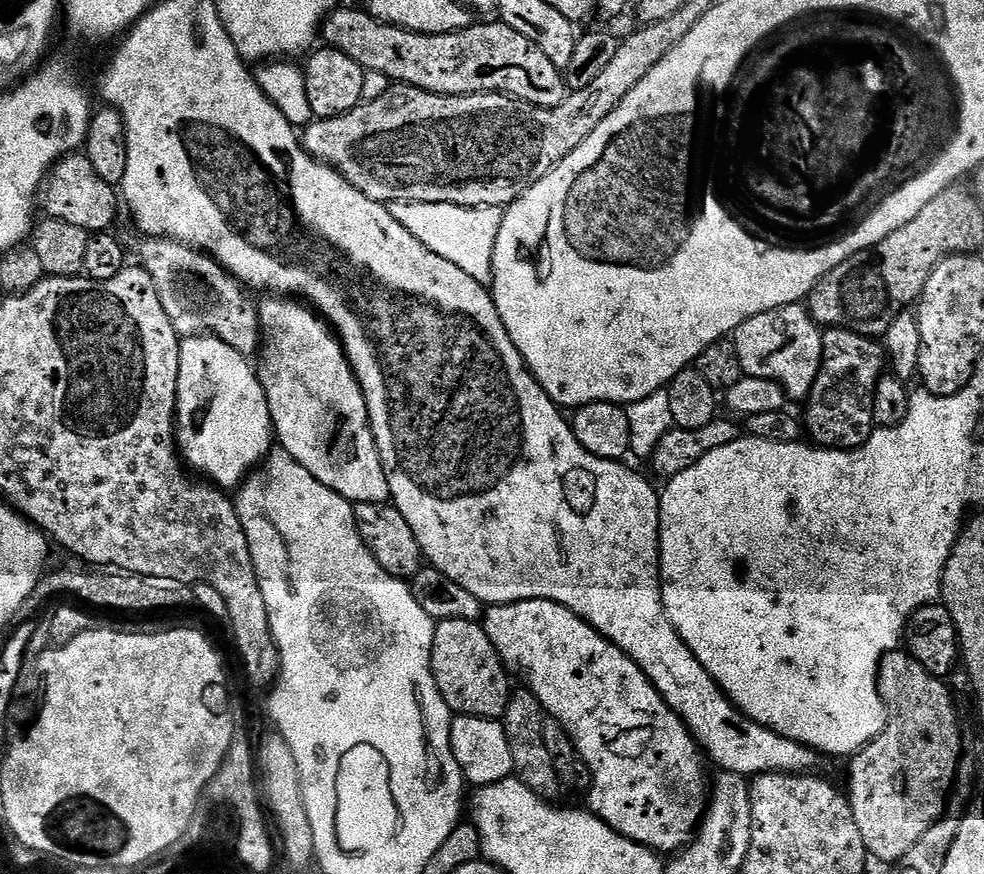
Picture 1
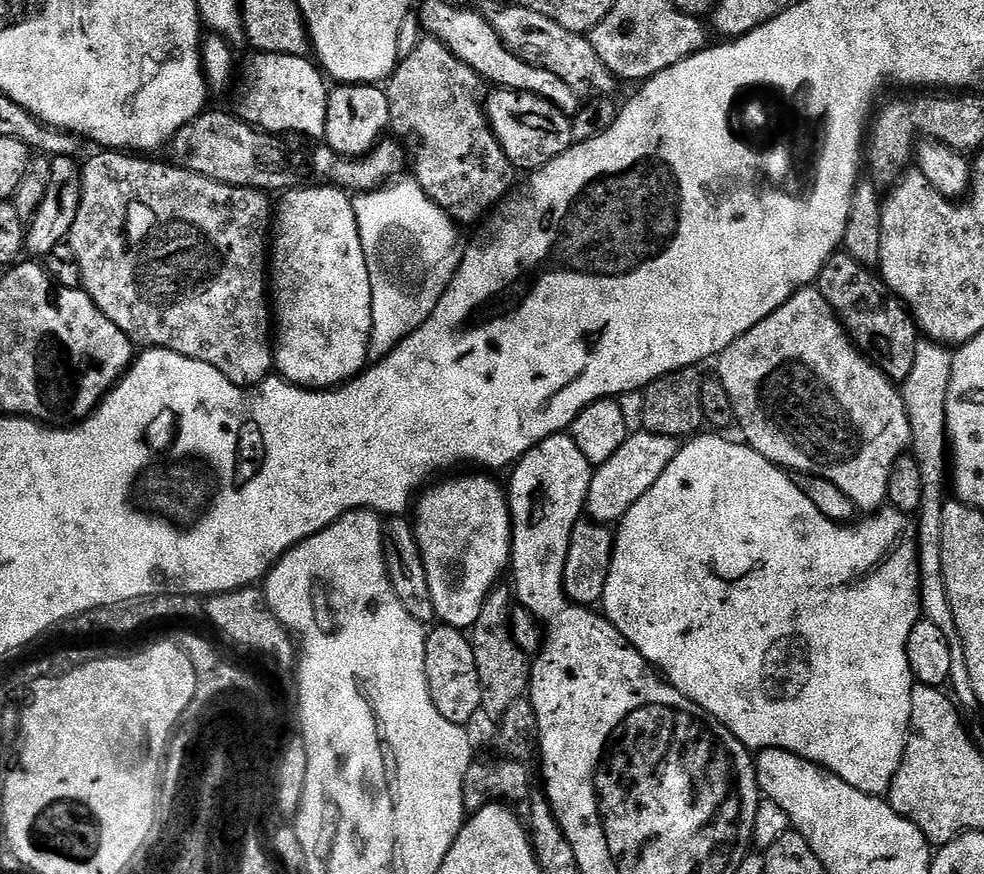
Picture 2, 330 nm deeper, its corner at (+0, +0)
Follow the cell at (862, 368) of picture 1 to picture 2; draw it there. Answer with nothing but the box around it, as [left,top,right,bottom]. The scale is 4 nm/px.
[818,250,918,382]

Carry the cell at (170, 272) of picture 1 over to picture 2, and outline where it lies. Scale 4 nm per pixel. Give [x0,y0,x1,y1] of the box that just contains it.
[67,150,274,388]

